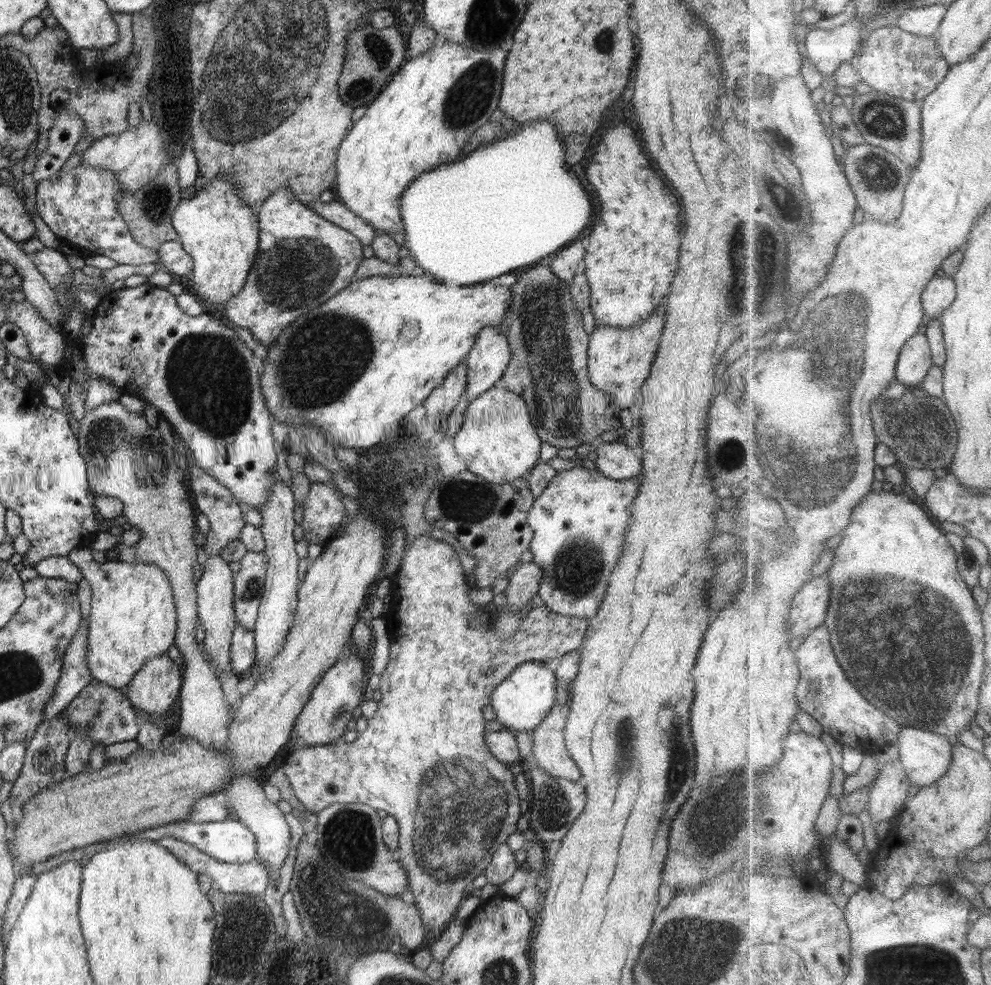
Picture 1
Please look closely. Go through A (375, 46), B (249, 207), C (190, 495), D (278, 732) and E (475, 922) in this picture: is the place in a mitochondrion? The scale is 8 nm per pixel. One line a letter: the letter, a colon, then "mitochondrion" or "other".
A: mitochondrion
B: other
C: other
D: other
E: other

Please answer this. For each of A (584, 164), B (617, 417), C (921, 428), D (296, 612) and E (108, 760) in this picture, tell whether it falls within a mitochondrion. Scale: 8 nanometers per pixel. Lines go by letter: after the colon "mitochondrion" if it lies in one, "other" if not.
A: other
B: other
C: mitochondrion
D: other
E: other

